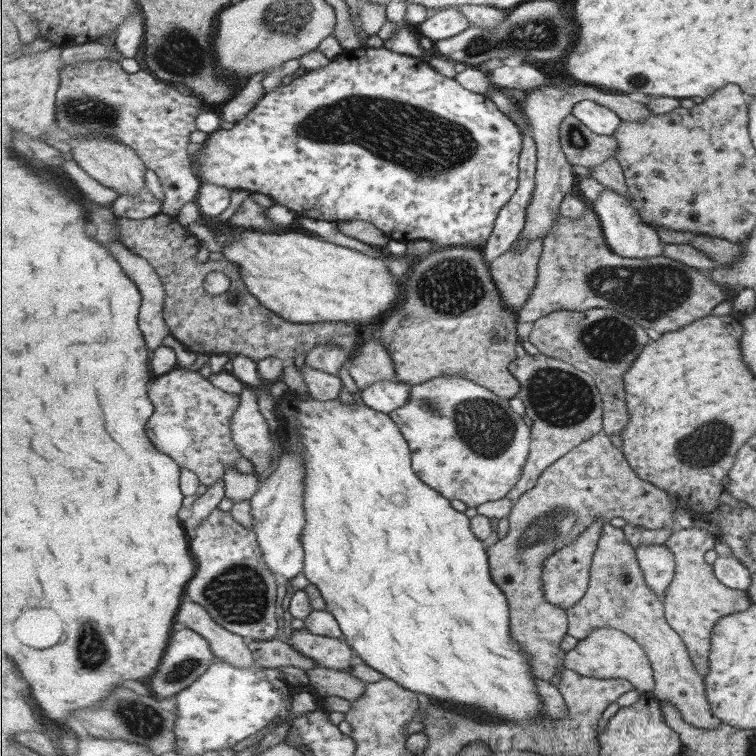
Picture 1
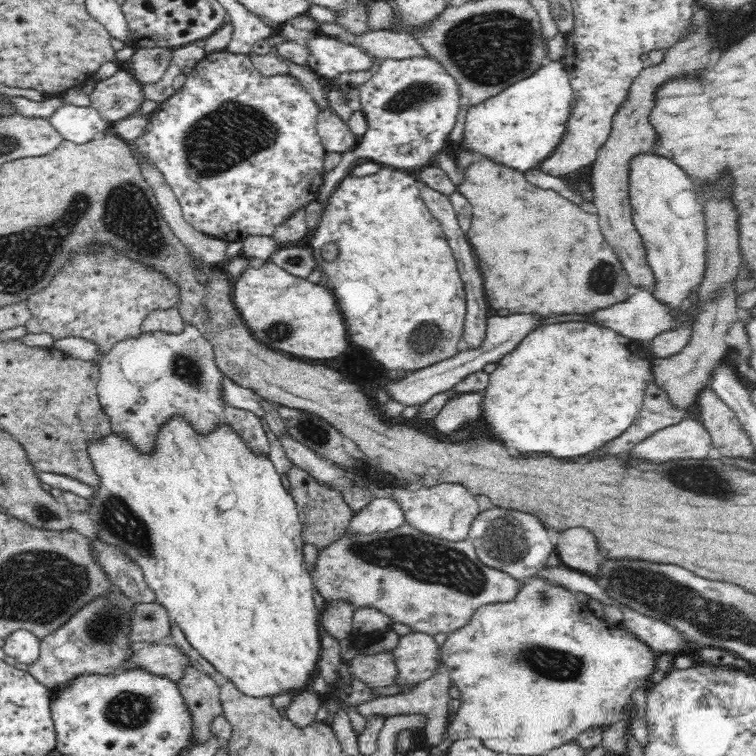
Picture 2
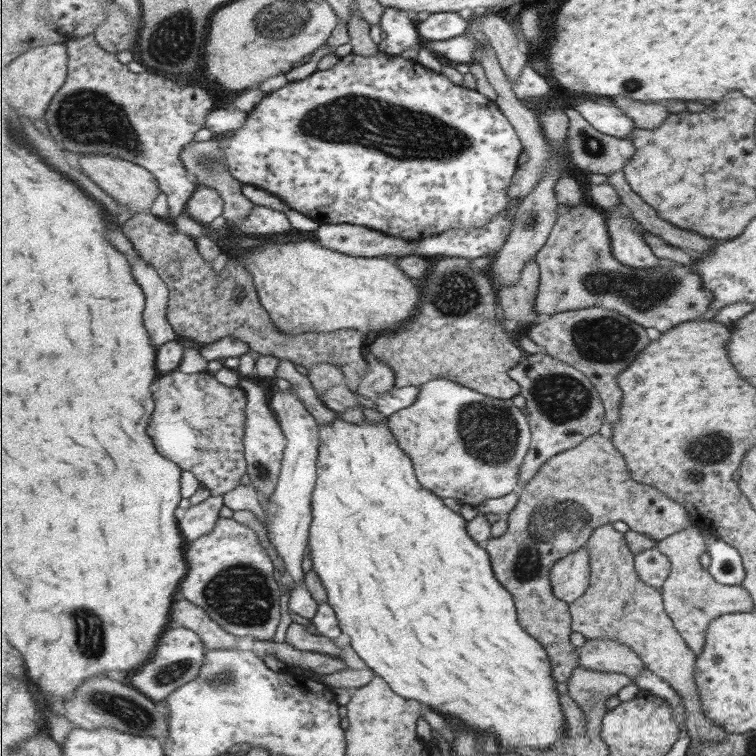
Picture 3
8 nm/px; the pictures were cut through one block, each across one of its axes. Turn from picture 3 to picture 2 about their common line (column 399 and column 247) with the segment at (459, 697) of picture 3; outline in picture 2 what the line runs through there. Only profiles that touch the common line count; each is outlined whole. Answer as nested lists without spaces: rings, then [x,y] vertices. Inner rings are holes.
[[[173,415],[167,419],[167,422],[155,431],[153,437],[154,445],[150,451],[138,449],[132,443],[132,438],[114,431],[87,441],[87,458],[90,460],[91,468],[94,469],[95,477],[99,479],[99,486],[90,488],[92,492],[88,496],[88,508],[85,511],[87,518],[94,524],[93,536],[109,546],[114,546],[134,565],[138,565],[144,581],[154,593],[156,602],[161,603],[167,610],[168,616],[176,622],[188,642],[242,693],[252,697],[276,697],[285,692],[298,693],[306,689],[310,683],[310,676],[317,671],[316,662],[320,656],[321,634],[318,626],[320,612],[316,609],[312,596],[313,578],[303,558],[305,542],[301,537],[302,523],[298,519],[296,501],[282,486],[281,476],[272,465],[270,456],[252,451],[242,438],[242,434],[234,430],[230,423],[219,423],[210,431],[200,433],[184,415]]]

